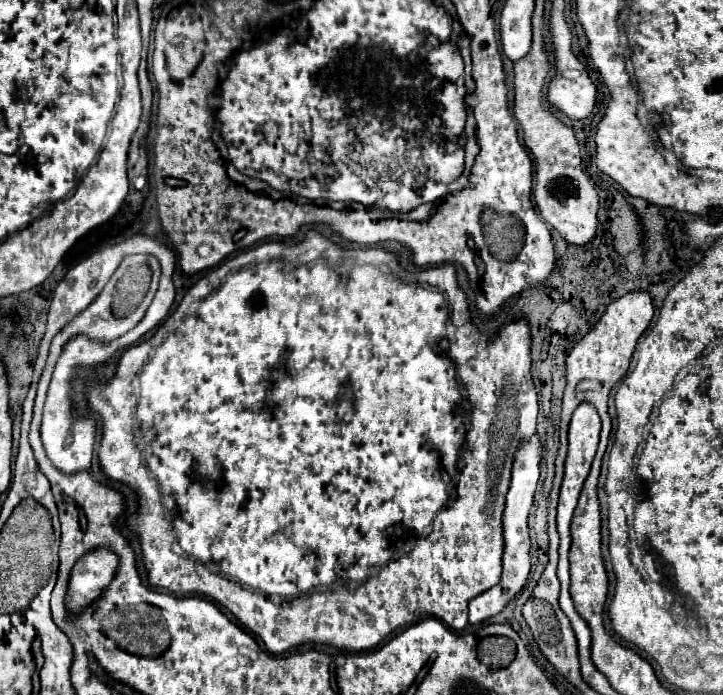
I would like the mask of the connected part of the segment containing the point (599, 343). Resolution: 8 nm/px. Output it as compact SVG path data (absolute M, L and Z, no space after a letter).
M630 292L618 300L614 300L608 310L604 312L604 316L600 318L600 322L592 328L590 334L586 334L568 354L568 362L566 362L566 390L564 390L564 398L562 398L562 422L560 428L566 428L566 418L576 410L578 404L588 402L592 404L602 420L602 432L600 432L600 446L598 446L598 454L596 460L592 464L592 470L588 474L588 480L584 482L584 500L578 500L580 508L576 508L576 512L588 512L588 504L592 504L592 500L596 500L596 488L598 488L598 476L600 476L600 464L602 464L602 456L608 444L608 434L612 428L610 416L608 416L608 394L612 390L612 386L624 378L624 374L628 372L628 364L632 358L632 352L636 348L638 338L644 334L644 330L650 326L654 318L654 304L648 292Z

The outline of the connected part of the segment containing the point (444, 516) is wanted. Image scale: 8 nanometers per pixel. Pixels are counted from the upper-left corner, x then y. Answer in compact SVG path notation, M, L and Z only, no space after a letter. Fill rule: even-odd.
M314 234L314 236L308 236L308 240L304 240L304 242L298 244L298 246L286 246L286 244L282 244L282 242L264 242L262 246L252 248L252 252L242 252L242 254L238 254L238 256L234 256L234 258L224 260L220 266L216 266L214 270L210 270L206 276L202 276L196 284L188 289L185 297L183 297L177 306L177 309L158 327L158 332L155 332L150 340L146 340L146 342L142 342L142 344L136 344L136 346L132 346L132 348L128 348L128 350L124 350L124 354L122 354L122 358L120 358L120 364L118 364L118 370L116 370L116 376L114 376L110 382L106 382L106 384L94 384L94 386L90 388L90 392L88 392L90 410L92 410L94 414L98 414L98 418L102 420L102 428L104 428L104 430L102 430L100 452L98 452L98 454L100 454L102 470L104 470L104 474L106 474L110 480L118 480L118 482L128 484L130 488L134 488L136 494L138 494L138 498L140 498L140 510L138 510L134 516L128 518L128 526L140 536L140 544L142 544L142 552L144 552L144 566L146 566L146 570L148 570L148 580L150 580L150 584L156 586L156 588L162 588L162 590L166 590L166 592L170 592L170 594L174 594L174 596L208 596L208 598L212 598L212 600L216 600L218 604L226 606L226 608L236 616L236 620L238 620L244 628L248 628L250 632L254 632L254 634L264 642L264 646L266 646L270 652L282 654L282 652L286 652L286 650L290 650L290 648L294 648L294 646L300 646L300 644L332 644L332 646L336 646L336 648L346 648L346 650L352 650L352 652L370 650L370 648L376 648L382 640L386 640L394 630L404 628L404 626L410 626L410 624L416 624L416 622L426 620L426 618L438 618L440 622L444 622L444 624L450 626L452 630L464 630L464 628L468 626L468 620L466 620L466 618L468 618L468 616L466 616L466 614L468 614L468 602L470 602L472 598L476 598L478 594L490 590L492 586L496 586L496 584L500 582L500 572L502 572L500 552L504 550L504 540L502 540L502 512L504 512L504 496L506 496L508 484L510 484L512 460L514 460L514 452L518 450L520 442L522 442L524 438L532 438L532 434L536 432L538 398L536 398L534 382L532 382L532 378L530 378L530 360L532 360L532 358L530 358L530 328L528 328L528 322L526 322L526 320L516 320L516 322L506 324L496 336L492 336L492 338L490 338L490 336L484 336L482 332L478 332L478 328L476 328L476 326L472 324L472 320L470 320L470 310L468 310L466 294L460 290L460 286L458 286L458 282L456 282L456 270L454 270L452 264L444 264L444 266L438 266L438 268L428 268L428 270L422 270L422 272L412 274L412 272L402 270L400 264L396 262L396 256L390 254L390 252L386 252L386 250L382 250L382 248L362 248L362 250L360 250L360 264L372 264L372 266L356 266L356 268L350 268L350 266L344 266L344 264L328 266L326 260L318 260L318 262L306 264L306 262L314 260L314 256L308 256L308 250L314 248L312 240L316 240L316 234ZM282 260L288 262L288 264L292 264L292 266L298 266L298 264L306 264L306 266L298 266L298 268L292 268L292 270L284 270L286 266L284 266ZM440 292L446 296L448 308L450 308L452 332L448 334L448 338L446 338L448 308L446 308L444 296L442 296ZM462 398L466 398L466 400L472 404L472 414L470 414L470 428L468 428L468 432L466 432L468 408L456 408L456 404L460 404ZM136 420L142 424L144 440L148 440L148 446L150 446L150 450L148 450L148 466L142 462L142 454L140 454L140 448L138 448L138 422L136 422ZM464 436L466 436L466 446L462 448ZM458 458L460 458L460 478L458 478L458 484L456 484L456 498L454 498L454 502L452 502L448 508L444 508L444 506L448 504L448 500L450 500L452 490L454 490L454 474L458 476ZM160 490L162 490L162 494L174 496L174 498L176 498L176 508L178 508L180 518L166 520L166 512L164 512L162 500L160 500L160 498L162 498L162 496L160 496ZM430 522L432 522L432 532L430 532L426 538L420 538L422 530L424 530ZM184 552L186 552L188 556L192 556L192 558L196 556L200 562L198 562L198 560L192 560L192 558L180 556L184 555ZM204 564L208 564L208 568L214 568L214 570L218 570L220 574L224 574L224 576L228 576L228 578L236 578L236 582L232 582L232 580L228 580L228 578L224 578L224 576L220 576L220 574L210 572ZM378 568L382 568L382 570L378 572L376 584L374 584L374 576L370 576L370 574L372 574L374 570L378 570ZM354 582L360 582L360 584L358 584L354 590L348 590L346 584L354 584ZM258 590L262 590L262 592L266 592L266 594L278 594L278 596L282 596L282 598L292 598L292 600L286 600L286 602L282 602L282 604L274 604L266 594L262 594L262 592L258 592Z

